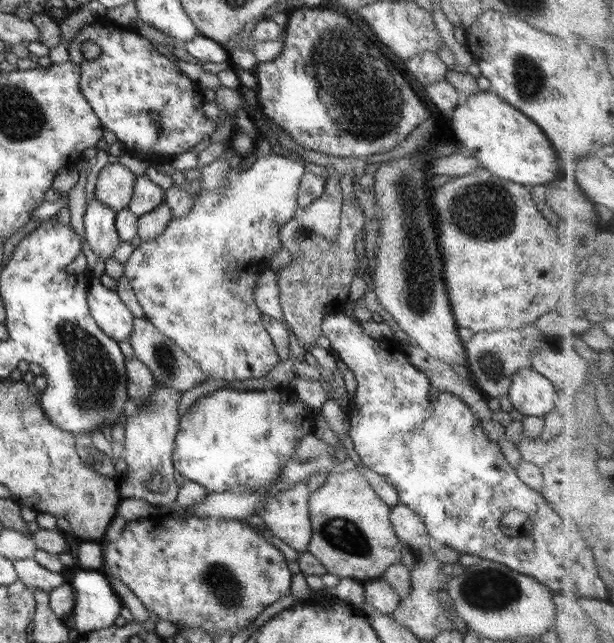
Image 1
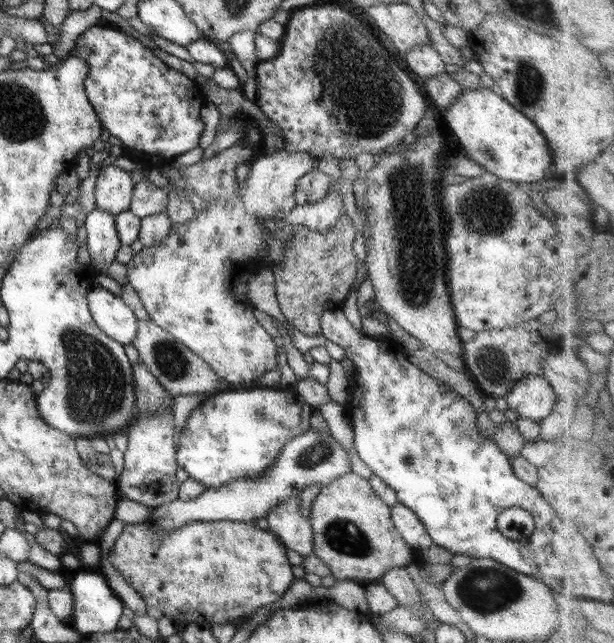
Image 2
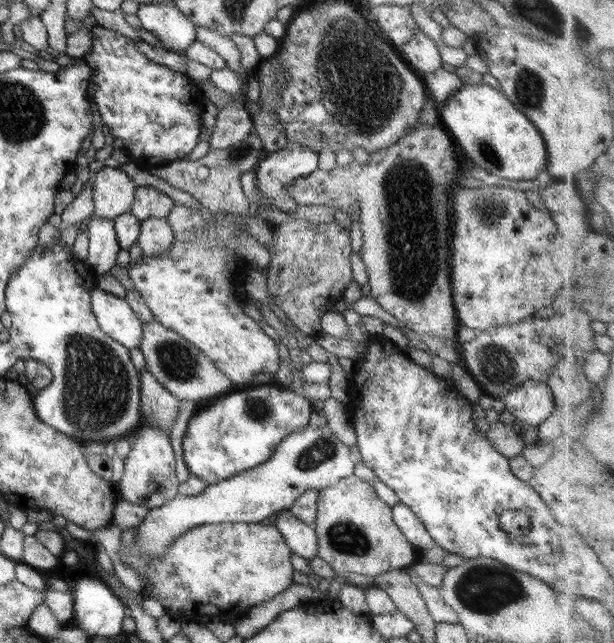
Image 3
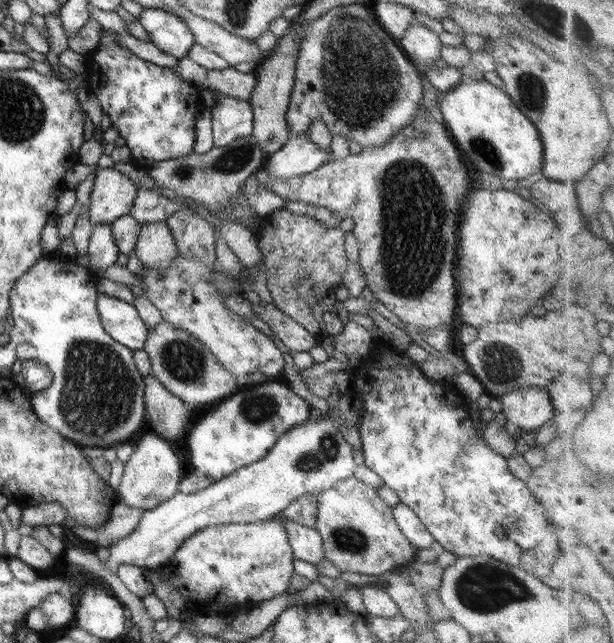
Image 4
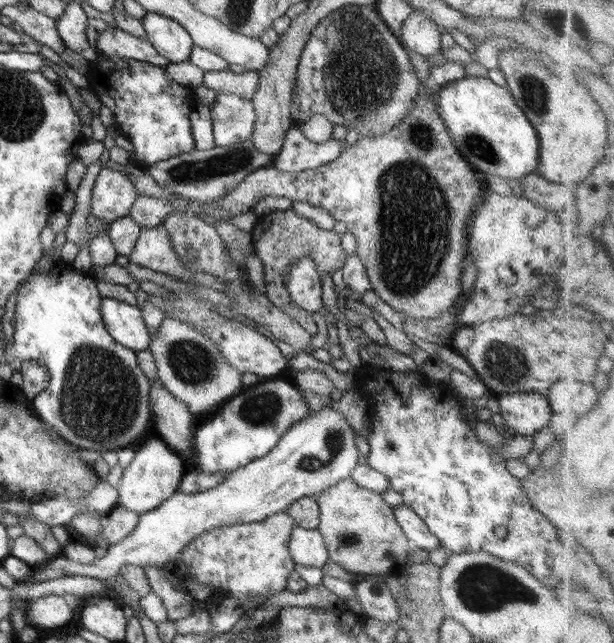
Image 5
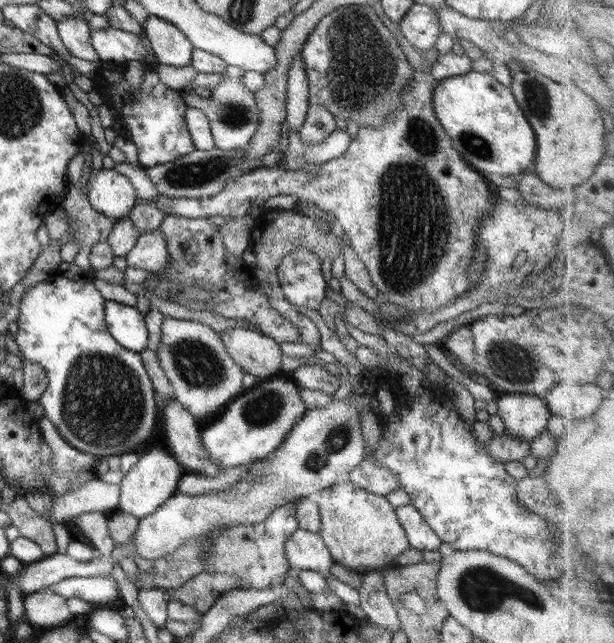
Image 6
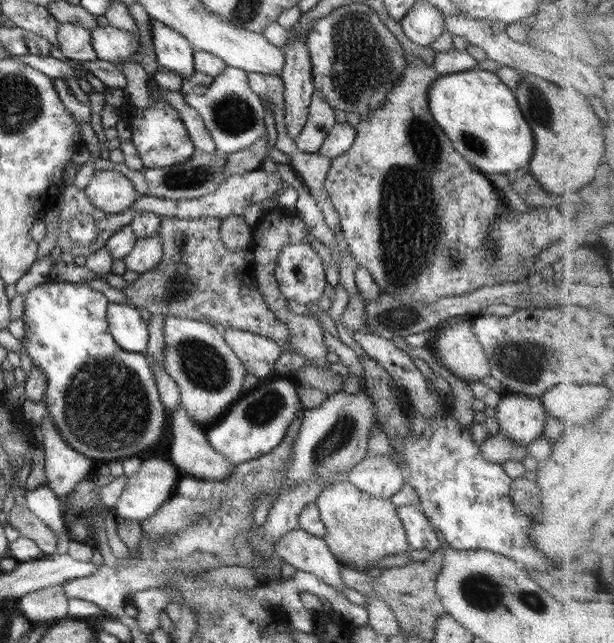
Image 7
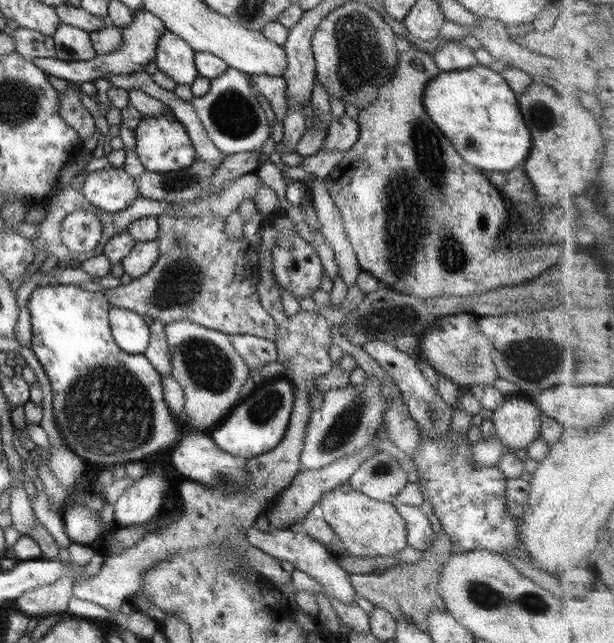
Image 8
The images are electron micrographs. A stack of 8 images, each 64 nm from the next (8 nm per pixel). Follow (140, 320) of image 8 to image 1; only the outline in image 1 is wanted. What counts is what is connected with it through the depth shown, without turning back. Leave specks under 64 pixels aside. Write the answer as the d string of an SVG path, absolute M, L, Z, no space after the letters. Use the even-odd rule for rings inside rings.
M90 278L87 299L92 318L110 338L117 341L130 338L135 316L116 291L102 285L99 278Z

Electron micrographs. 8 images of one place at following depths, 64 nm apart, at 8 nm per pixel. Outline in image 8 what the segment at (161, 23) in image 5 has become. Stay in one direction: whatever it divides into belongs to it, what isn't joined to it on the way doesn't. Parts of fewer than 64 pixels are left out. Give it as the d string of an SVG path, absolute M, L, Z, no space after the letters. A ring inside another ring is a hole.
M166 30L156 48L156 66L157 70L176 80L176 84L190 84L194 82L198 75L195 67L194 54L196 51L182 40L178 34Z

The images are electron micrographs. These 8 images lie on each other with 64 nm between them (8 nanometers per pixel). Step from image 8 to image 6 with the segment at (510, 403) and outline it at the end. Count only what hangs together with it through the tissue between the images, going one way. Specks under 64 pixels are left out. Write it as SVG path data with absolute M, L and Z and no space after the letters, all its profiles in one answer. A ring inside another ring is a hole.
M502 393L497 402L497 414L502 418L507 434L528 441L546 428L552 415L543 397L532 394Z

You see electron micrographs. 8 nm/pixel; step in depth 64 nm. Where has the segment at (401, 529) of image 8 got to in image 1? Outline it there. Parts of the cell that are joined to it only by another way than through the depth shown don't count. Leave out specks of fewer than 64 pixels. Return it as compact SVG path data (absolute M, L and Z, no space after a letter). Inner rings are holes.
M348 465L341 472L330 474L320 488L309 494L312 536L307 550L320 560L326 567L326 572L339 576L340 579L352 578L361 582L380 579L388 566L400 564L402 560L402 544L390 522L390 511L390 505L380 499L366 478Z

